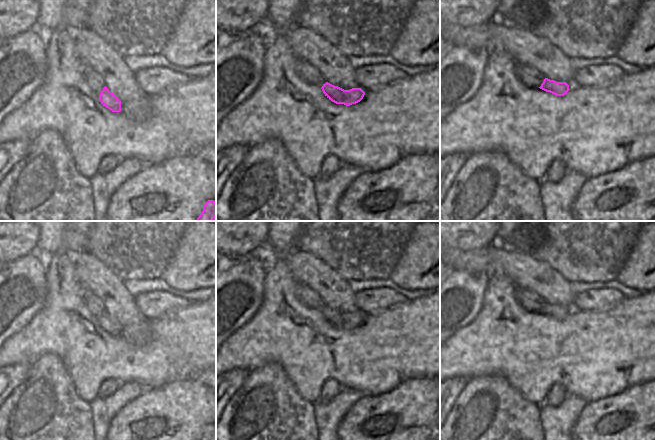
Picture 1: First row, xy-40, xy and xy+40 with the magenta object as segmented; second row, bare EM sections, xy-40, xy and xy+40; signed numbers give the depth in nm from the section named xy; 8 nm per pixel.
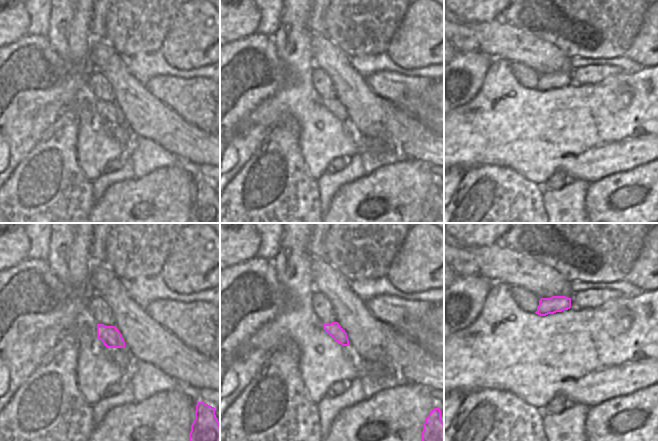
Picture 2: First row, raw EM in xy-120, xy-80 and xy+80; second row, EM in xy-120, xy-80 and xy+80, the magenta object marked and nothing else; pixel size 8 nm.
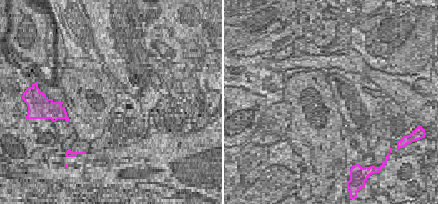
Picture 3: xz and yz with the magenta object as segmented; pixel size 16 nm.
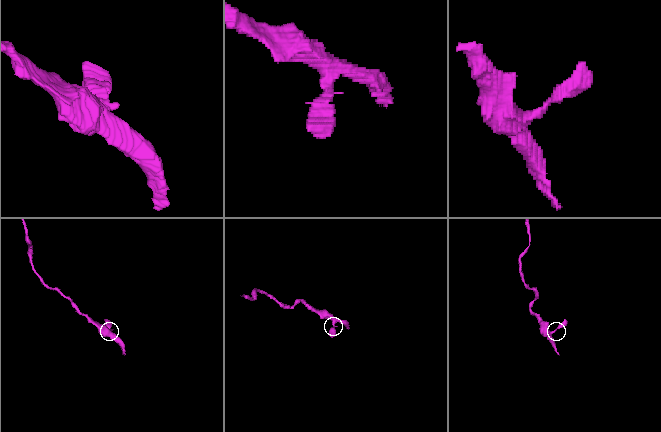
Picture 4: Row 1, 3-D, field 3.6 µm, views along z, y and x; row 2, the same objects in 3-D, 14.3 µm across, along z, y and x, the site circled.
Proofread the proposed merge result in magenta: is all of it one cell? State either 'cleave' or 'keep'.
keep

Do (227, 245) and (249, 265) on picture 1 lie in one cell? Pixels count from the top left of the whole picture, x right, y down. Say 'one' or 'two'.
two

